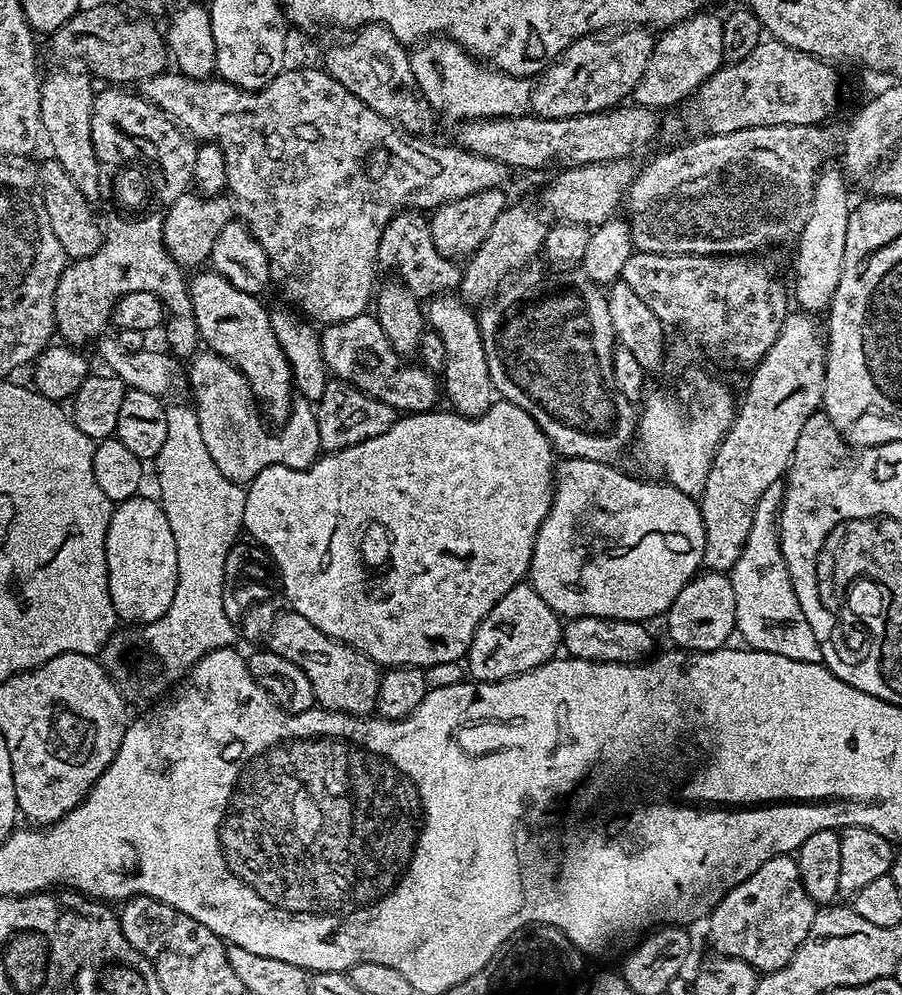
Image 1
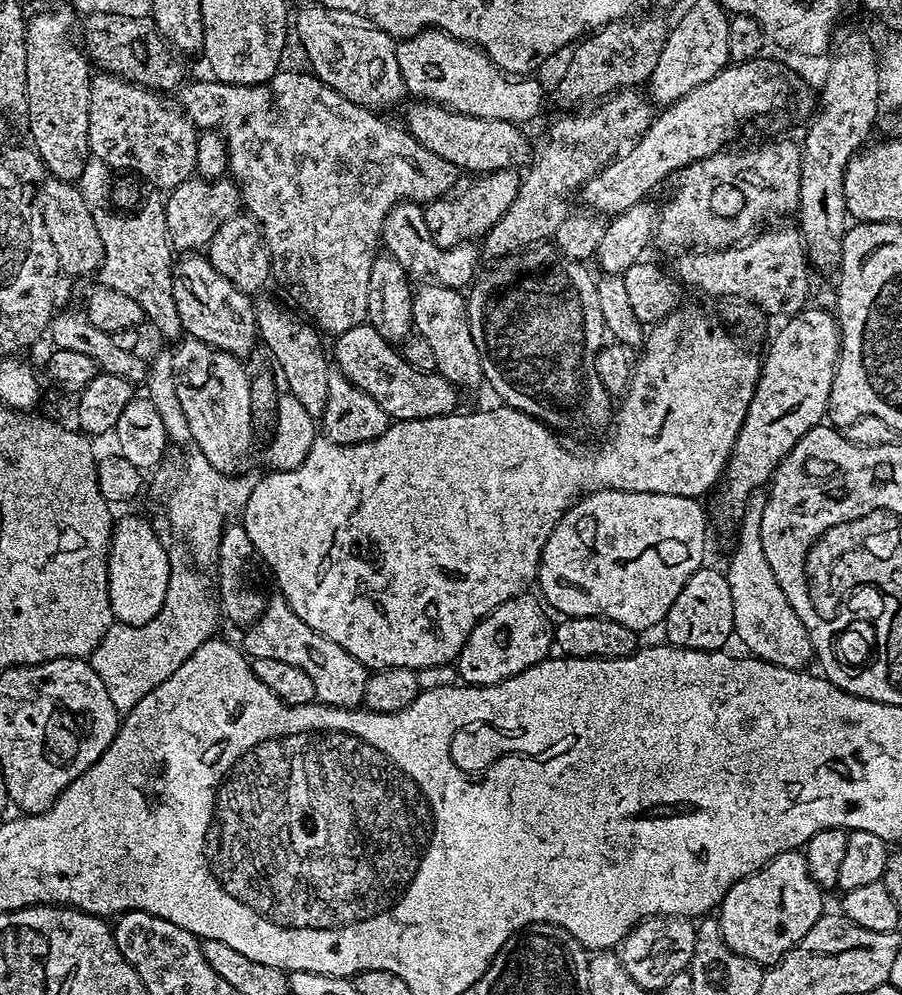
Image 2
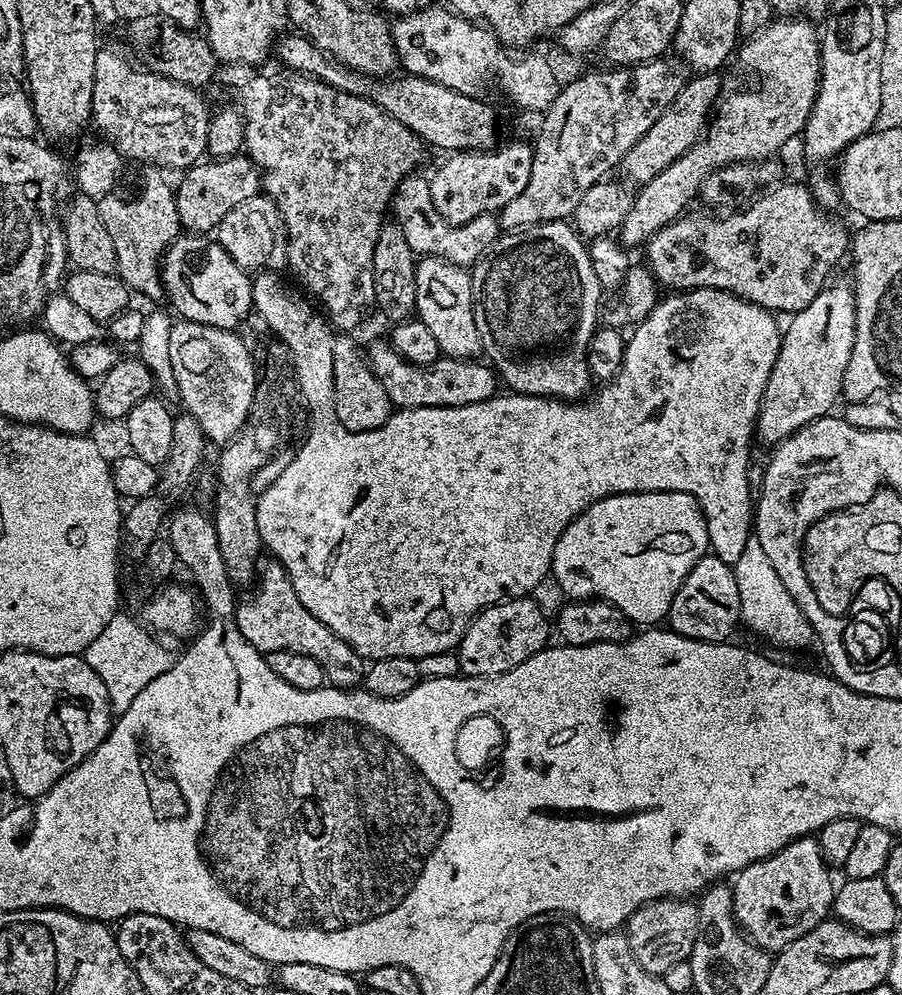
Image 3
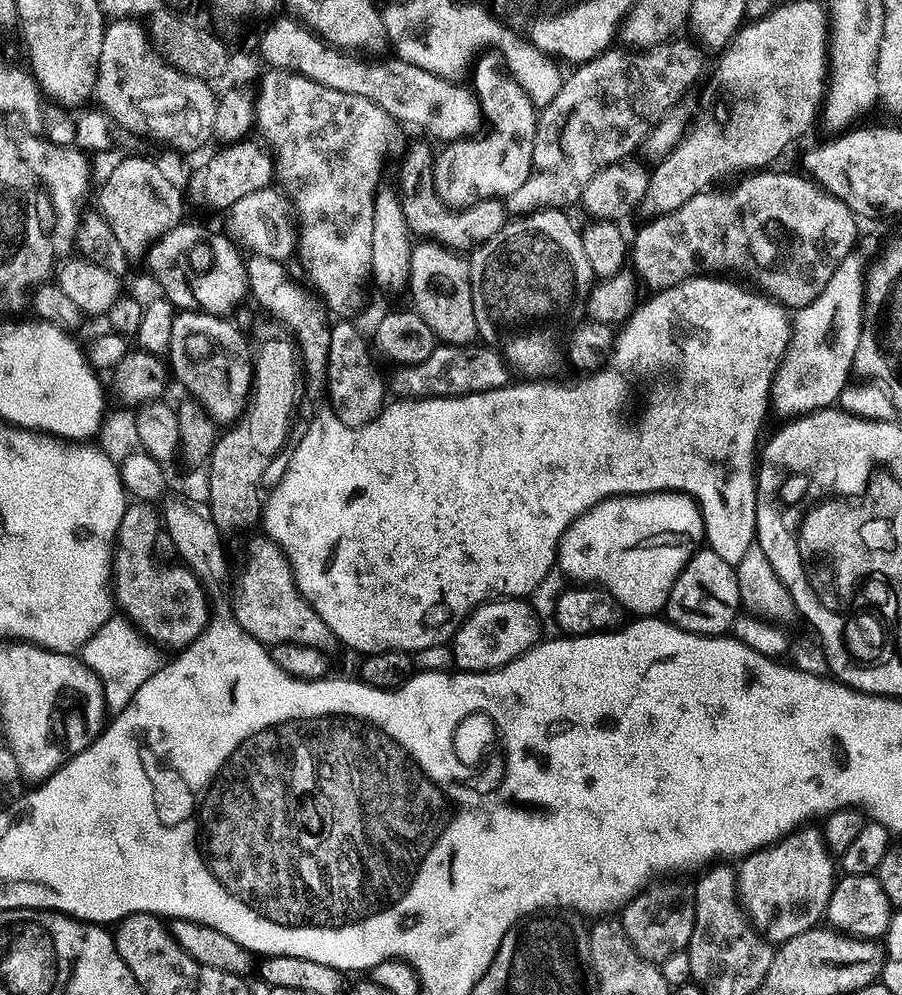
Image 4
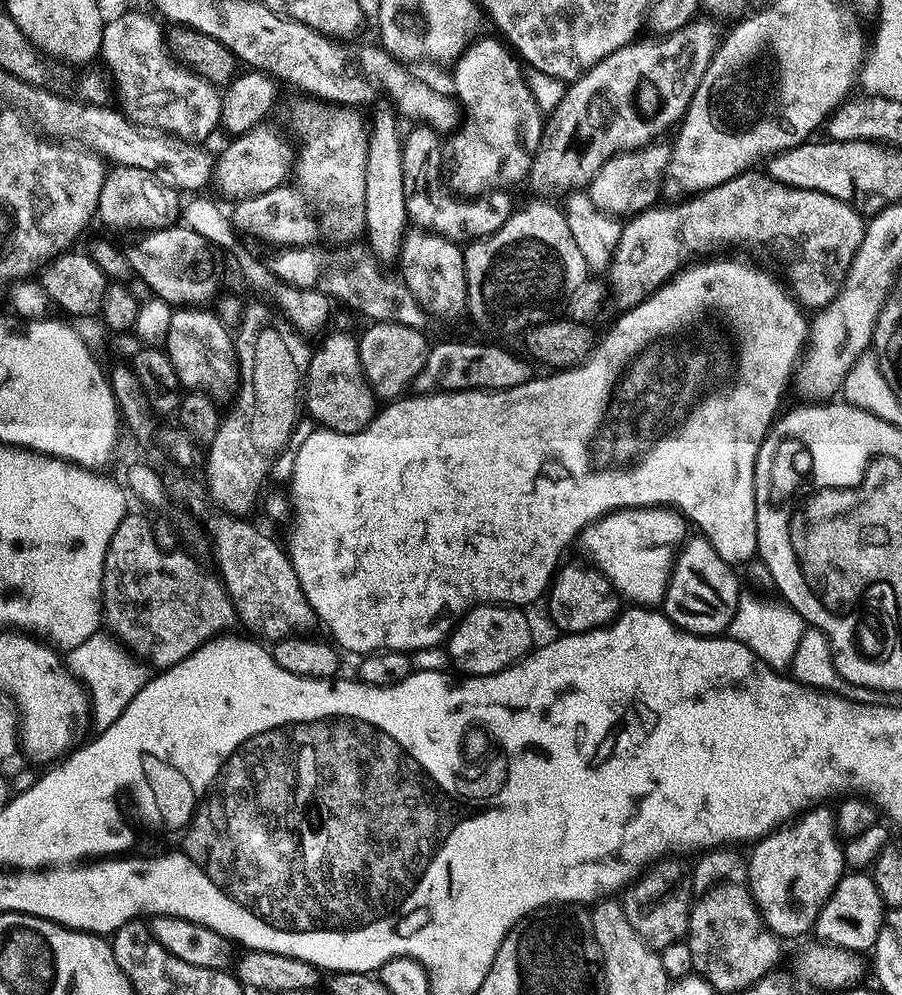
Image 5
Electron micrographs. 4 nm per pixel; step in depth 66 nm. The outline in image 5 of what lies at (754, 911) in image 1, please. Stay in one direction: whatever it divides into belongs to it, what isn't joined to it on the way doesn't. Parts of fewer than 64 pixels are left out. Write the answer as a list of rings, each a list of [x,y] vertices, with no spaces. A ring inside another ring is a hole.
[[[813,806],[751,845],[746,885],[768,930],[779,938],[811,933],[836,883],[845,875],[844,849],[831,807]]]

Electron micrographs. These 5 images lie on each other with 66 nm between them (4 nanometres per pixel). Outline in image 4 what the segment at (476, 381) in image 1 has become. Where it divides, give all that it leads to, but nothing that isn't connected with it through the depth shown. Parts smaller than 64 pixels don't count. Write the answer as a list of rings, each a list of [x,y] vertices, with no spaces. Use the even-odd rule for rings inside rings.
[[[424,240],[412,246],[407,263],[410,266],[408,295],[412,298],[412,310],[426,322],[437,341],[456,347],[471,345],[479,332],[474,318],[469,261],[439,243]]]

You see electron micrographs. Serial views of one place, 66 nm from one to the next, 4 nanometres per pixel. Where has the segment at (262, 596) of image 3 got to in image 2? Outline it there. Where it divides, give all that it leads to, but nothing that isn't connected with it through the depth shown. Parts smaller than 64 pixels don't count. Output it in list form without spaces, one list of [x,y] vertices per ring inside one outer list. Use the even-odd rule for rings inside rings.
[[[269,599],[261,617],[246,629],[243,636],[242,647],[252,660],[278,658],[310,674],[319,703],[335,708],[358,708],[365,703],[370,669],[358,662],[354,654],[342,650],[338,642],[330,642],[330,638],[318,634],[318,630],[306,626],[287,600]]]

